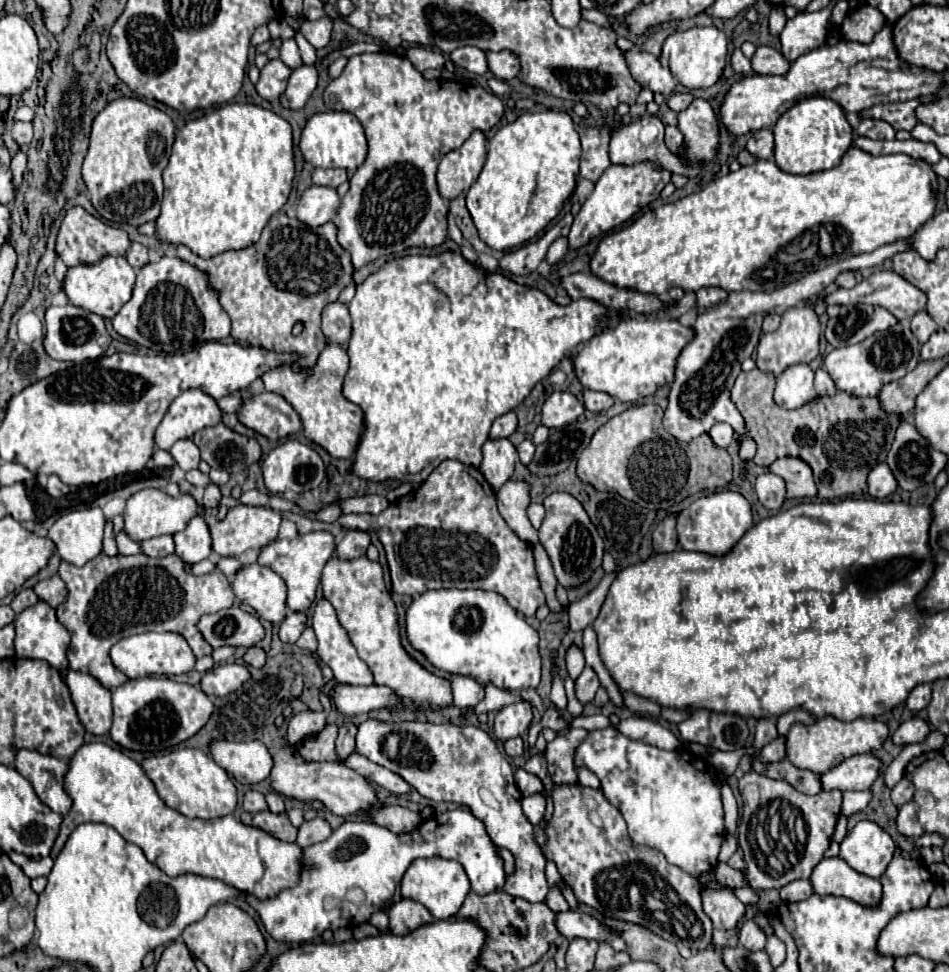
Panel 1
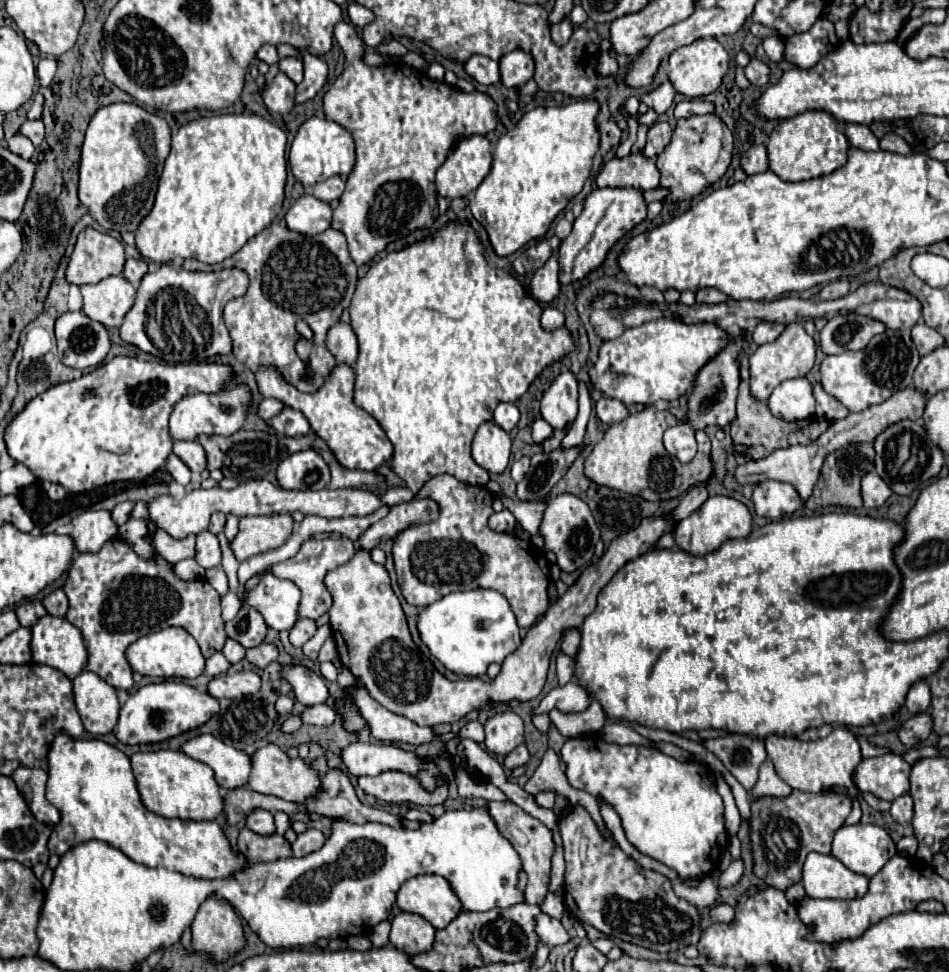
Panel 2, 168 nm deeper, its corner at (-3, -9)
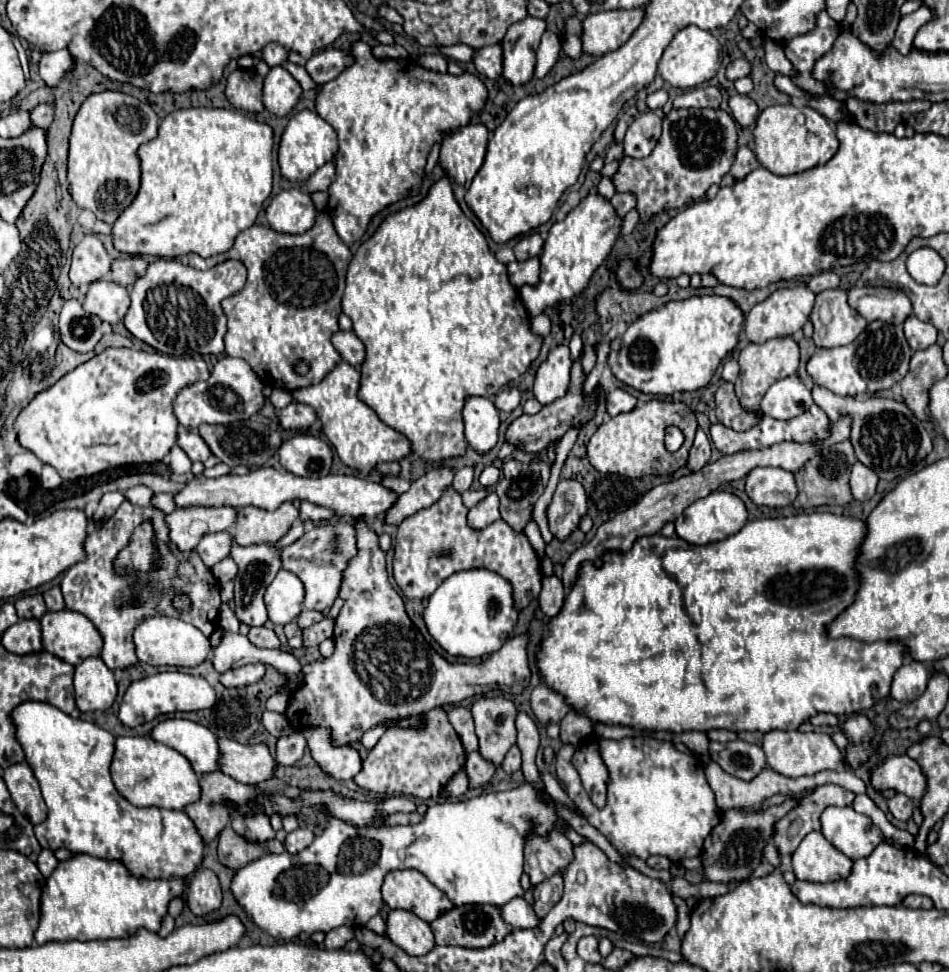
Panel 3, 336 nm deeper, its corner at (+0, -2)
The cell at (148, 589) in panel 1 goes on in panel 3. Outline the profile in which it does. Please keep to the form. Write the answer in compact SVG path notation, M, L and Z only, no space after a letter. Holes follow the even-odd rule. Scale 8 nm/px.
M124 502L110 520L106 520L100 528L92 530L92 534L86 536L84 550L86 550L86 558L76 562L64 572L60 586L62 586L66 608L84 614L94 624L94 628L100 632L104 640L100 658L110 670L118 670L118 668L126 670L138 662L134 654L132 632L144 618L152 618L158 614L176 616L196 626L208 638L216 630L218 608L222 604L218 582L214 580L210 570L206 570L204 574L198 574L194 564L190 562L190 556L186 552L176 550L170 544L168 528L164 524L164 512L150 508L150 506L142 508L142 506ZM144 522L152 522L156 546L164 550L164 554L162 556L158 554L160 562L154 568L154 572L118 574L112 563L118 553L132 540L132 532ZM180 594L186 594L190 598L190 610L184 614L178 614L176 606L172 604L174 596L180 596Z

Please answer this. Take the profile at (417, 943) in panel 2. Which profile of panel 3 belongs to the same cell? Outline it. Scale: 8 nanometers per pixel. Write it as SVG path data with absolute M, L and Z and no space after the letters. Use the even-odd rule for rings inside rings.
M390 910L386 926L388 938L410 956L424 956L434 948L430 924L410 910Z

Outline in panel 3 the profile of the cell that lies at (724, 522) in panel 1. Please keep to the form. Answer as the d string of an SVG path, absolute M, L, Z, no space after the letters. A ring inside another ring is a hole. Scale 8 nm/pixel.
M710 492L706 498L700 498L696 502L692 502L678 518L676 518L676 534L678 538L686 540L688 544L694 546L704 546L704 544L712 544L718 540L728 538L730 534L736 534L744 524L746 524L746 506L744 502L730 492Z

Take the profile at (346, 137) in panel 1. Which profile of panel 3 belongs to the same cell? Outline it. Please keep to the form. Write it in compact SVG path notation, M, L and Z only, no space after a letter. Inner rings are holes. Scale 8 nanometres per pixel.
M302 110L290 118L290 122L282 134L280 148L278 148L280 172L284 178L288 178L292 182L306 182L320 166L324 166L326 162L332 162L336 152L338 152L336 130L326 120L322 120L316 112Z

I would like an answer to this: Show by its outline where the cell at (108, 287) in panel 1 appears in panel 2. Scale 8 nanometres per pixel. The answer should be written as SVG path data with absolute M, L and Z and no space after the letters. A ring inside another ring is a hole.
M123 275L107 277L95 285L83 285L83 311L89 319L103 323L107 329L121 327L123 317L133 307L135 289Z

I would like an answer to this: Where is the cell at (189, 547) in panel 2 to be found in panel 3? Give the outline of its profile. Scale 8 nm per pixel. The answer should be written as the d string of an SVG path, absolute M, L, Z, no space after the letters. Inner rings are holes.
M178 508L166 514L166 526L170 530L170 542L180 552L192 552L204 534L230 530L236 520L236 510L222 508Z

